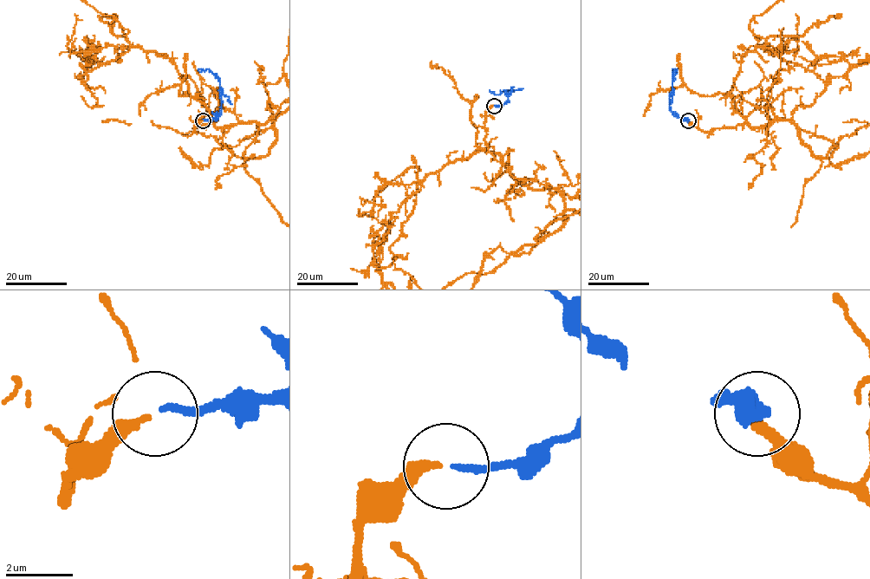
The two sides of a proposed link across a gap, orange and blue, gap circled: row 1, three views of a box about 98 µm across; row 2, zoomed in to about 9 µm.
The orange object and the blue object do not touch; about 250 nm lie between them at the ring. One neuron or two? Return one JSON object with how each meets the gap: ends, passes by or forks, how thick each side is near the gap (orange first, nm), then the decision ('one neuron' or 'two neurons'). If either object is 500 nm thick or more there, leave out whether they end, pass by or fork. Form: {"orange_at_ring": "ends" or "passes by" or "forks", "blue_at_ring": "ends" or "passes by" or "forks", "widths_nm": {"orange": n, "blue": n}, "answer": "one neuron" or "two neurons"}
{"orange_at_ring": "ends", "blue_at_ring": "ends", "widths_nm": {"orange": 280, "blue": 190}, "answer": "one neuron"}

